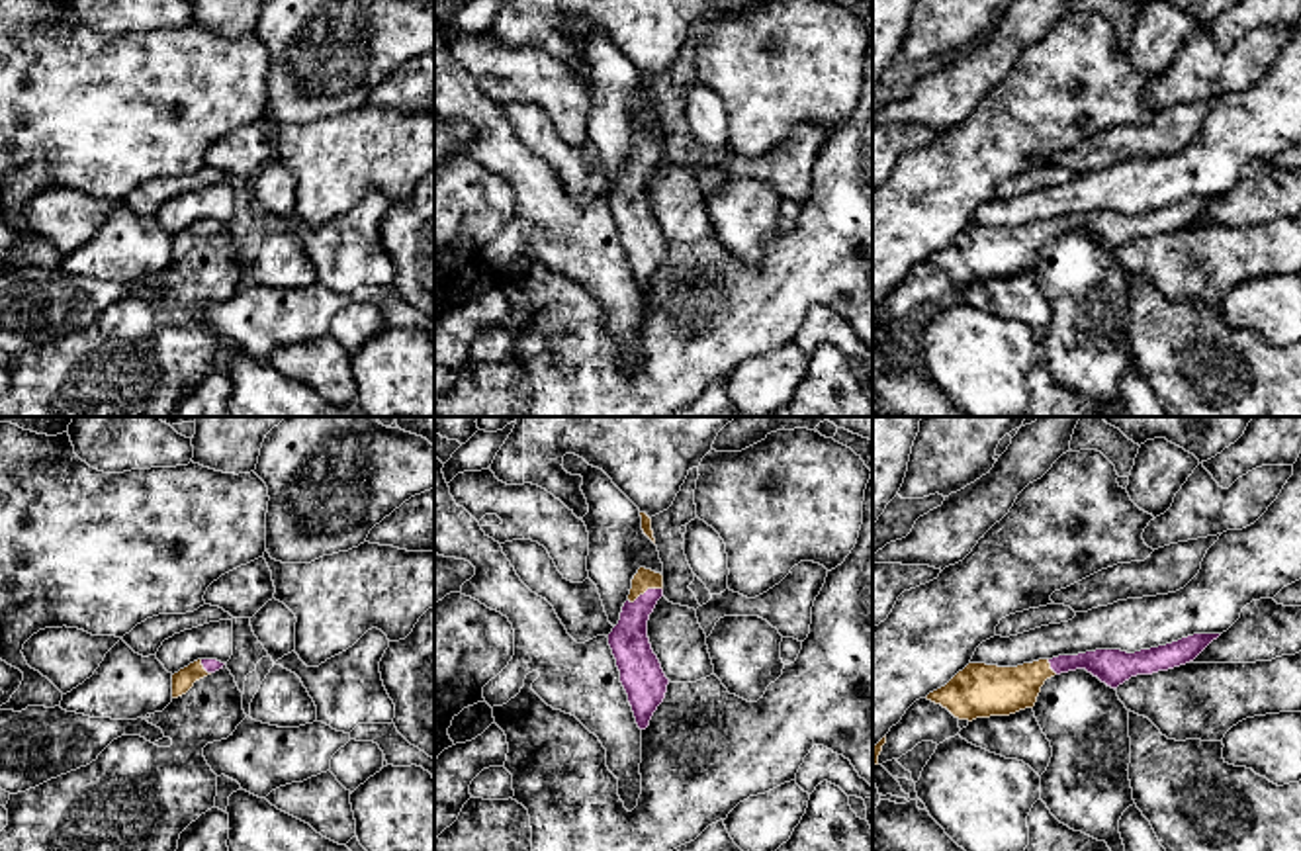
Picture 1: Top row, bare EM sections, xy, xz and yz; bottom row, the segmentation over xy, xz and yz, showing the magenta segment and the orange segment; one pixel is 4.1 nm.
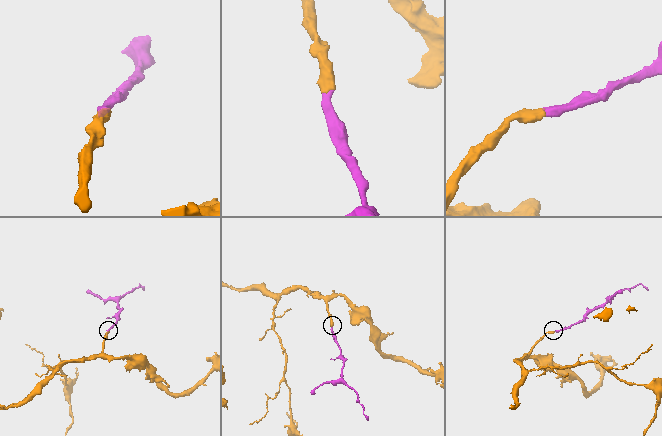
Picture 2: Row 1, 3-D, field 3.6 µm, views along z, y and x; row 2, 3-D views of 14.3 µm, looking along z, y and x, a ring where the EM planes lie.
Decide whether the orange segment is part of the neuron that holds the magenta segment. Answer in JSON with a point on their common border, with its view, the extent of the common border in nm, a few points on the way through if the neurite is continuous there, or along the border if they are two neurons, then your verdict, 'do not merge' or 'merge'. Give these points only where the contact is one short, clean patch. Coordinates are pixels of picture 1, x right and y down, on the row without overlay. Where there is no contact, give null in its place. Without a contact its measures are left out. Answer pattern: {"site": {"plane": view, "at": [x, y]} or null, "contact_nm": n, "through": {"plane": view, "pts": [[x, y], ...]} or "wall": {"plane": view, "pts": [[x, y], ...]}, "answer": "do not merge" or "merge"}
{"site": {"plane": "xz", "at": [646, 153]}, "contact_nm": 160, "through": {"plane": "xz", "pts": [[628, 202], [634, 175], [646, 153], [644, 141]]}, "answer": "merge"}

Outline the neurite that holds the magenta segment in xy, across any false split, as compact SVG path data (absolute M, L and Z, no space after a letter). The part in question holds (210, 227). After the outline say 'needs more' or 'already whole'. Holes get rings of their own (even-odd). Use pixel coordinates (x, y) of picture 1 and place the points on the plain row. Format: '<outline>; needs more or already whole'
M198 221L172 237L172 260L186 256L196 243L223 231L225 225L217 221Z; needs more

